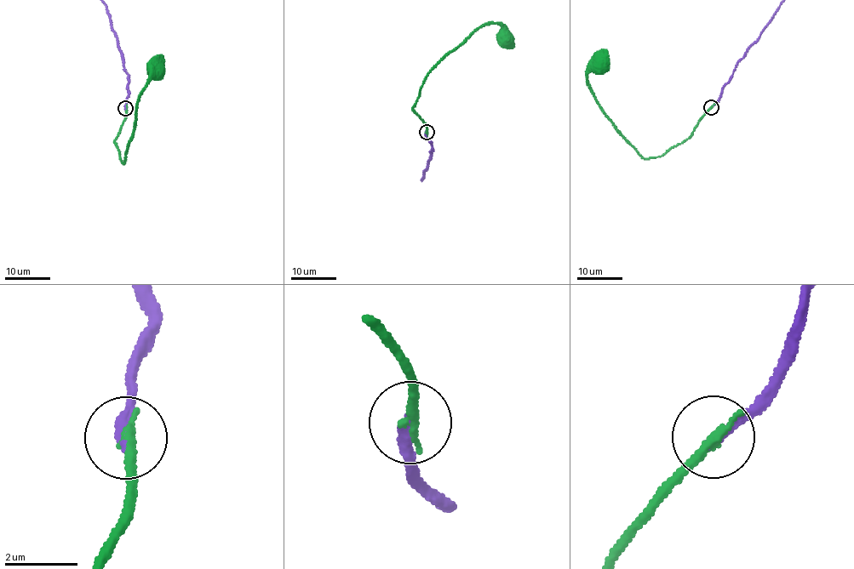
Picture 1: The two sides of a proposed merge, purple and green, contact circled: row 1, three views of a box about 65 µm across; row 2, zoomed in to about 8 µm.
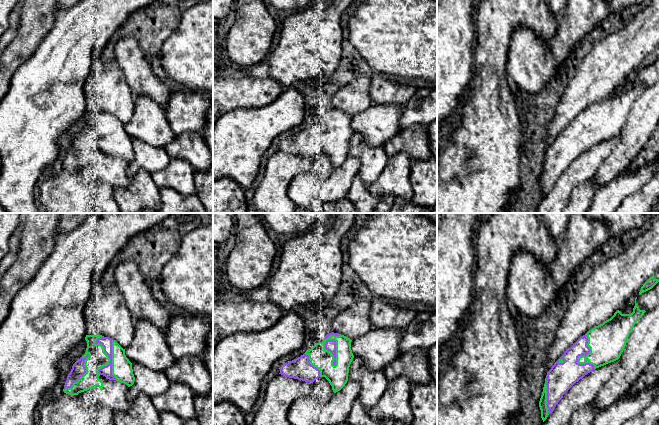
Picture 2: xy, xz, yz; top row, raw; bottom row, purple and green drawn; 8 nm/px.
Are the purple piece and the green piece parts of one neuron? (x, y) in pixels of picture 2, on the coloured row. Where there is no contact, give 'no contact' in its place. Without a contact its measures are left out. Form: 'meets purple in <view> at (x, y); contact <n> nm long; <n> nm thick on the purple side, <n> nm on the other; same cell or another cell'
meets purple in xy at (109, 357); contact 380 nm long; 90 nm thick on the purple side, 150 nm on the other; another cell

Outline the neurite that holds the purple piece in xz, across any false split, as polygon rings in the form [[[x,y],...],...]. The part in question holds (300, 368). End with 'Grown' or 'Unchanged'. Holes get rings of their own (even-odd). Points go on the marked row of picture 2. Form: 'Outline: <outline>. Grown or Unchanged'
Outline: [[[305,353],[283,364],[280,367],[279,374],[305,382],[312,382],[311,396],[319,402],[327,402],[334,394],[329,381],[320,376],[320,370],[310,364],[309,355]]]. Grown

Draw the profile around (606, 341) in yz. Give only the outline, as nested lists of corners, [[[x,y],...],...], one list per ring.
[[[659,269],[610,319],[589,330],[585,335],[590,352],[586,356],[579,356],[577,363],[590,363],[596,369],[618,360],[634,325],[646,312],[637,306],[637,297],[652,289],[658,282]]]

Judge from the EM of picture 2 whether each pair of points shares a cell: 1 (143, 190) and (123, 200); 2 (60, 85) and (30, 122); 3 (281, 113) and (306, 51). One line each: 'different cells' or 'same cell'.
1: same cell
2: same cell
3: different cells

